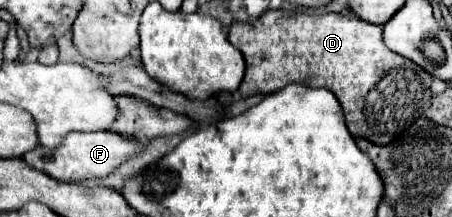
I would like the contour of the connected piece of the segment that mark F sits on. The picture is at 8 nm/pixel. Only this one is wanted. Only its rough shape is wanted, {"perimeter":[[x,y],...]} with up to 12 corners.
{"perimeter":[[113,131],[69,133],[23,159],[59,181],[111,175],[143,143]]}

